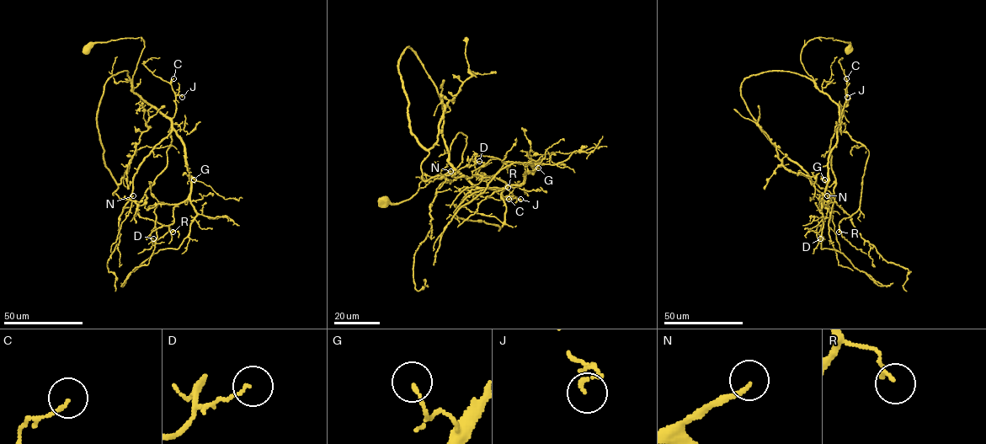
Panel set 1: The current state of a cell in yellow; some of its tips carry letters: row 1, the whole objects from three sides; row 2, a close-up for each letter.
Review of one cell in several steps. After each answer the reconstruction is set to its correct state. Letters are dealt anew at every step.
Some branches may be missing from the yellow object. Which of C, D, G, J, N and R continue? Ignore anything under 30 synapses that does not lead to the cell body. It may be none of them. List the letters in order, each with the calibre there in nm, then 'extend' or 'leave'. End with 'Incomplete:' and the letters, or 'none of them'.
C: 120 nm | leave
D: 90 nm | leave
G: 130 nm | leave
J: 90 nm | leave
N: 170 nm | extend
R: 130 nm | leave
Incomplete: N

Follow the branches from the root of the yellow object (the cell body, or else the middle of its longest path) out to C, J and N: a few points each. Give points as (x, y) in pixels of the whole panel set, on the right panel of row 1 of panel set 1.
C: (849, 50), (850, 42), (816, 37), (801, 54), (815, 86), (839, 106), (839, 118), (846, 78)
J: (849, 50), (850, 42), (816, 37), (801, 54), (815, 86), (839, 106), (839, 118), (847, 97)
N: (849, 50), (815, 38), (801, 54), (814, 82), (770, 71), (741, 85), (759, 129), (827, 195)

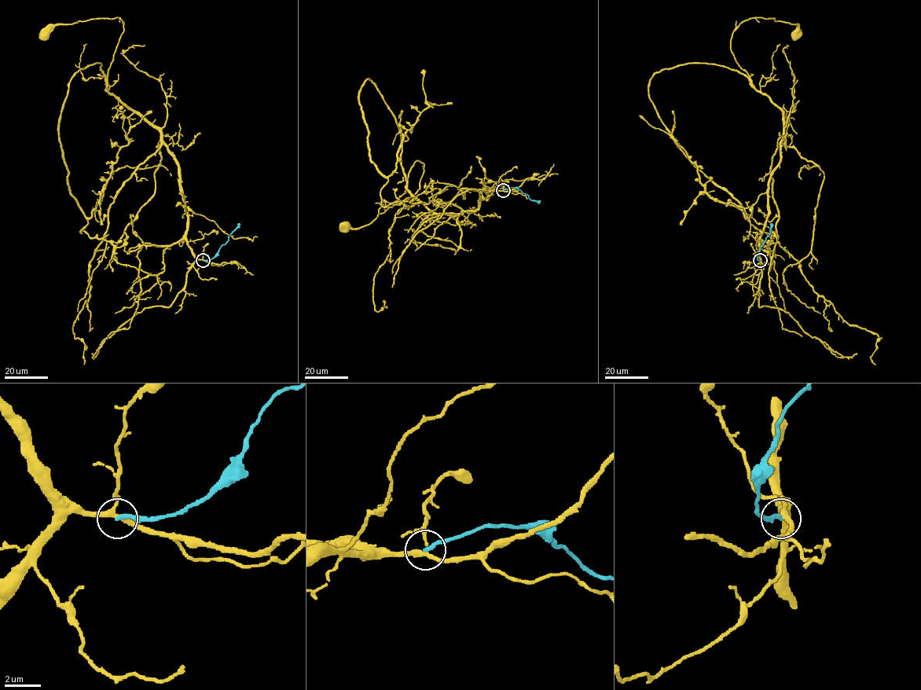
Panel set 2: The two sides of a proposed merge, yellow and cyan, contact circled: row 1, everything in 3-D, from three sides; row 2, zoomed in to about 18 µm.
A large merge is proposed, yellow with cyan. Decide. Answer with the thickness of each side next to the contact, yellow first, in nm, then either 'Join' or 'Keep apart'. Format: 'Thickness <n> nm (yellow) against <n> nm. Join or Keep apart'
Thickness 240 nm (yellow) against 220 nm. Keep apart

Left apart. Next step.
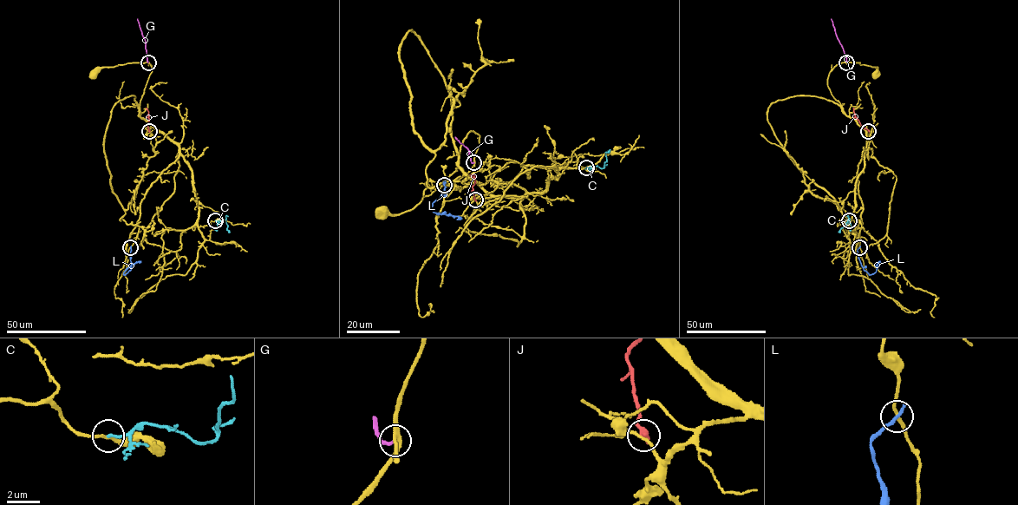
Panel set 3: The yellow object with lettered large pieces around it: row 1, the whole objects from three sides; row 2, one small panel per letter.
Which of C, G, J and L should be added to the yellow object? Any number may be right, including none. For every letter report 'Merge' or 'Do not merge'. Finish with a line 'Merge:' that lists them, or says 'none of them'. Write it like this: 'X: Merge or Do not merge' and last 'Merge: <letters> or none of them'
C: Do not merge
G: Do not merge
J: Do not merge
L: Do not merge
Merge: none of them

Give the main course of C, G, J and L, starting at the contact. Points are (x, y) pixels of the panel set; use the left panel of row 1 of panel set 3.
C: (215, 220), (226, 219), (230, 232)
G: (148, 62), (146, 42), (137, 19)
J: (149, 130), (148, 112), (146, 108)
L: (130, 247), (131, 270), (123, 274), (129, 266), (141, 261)

